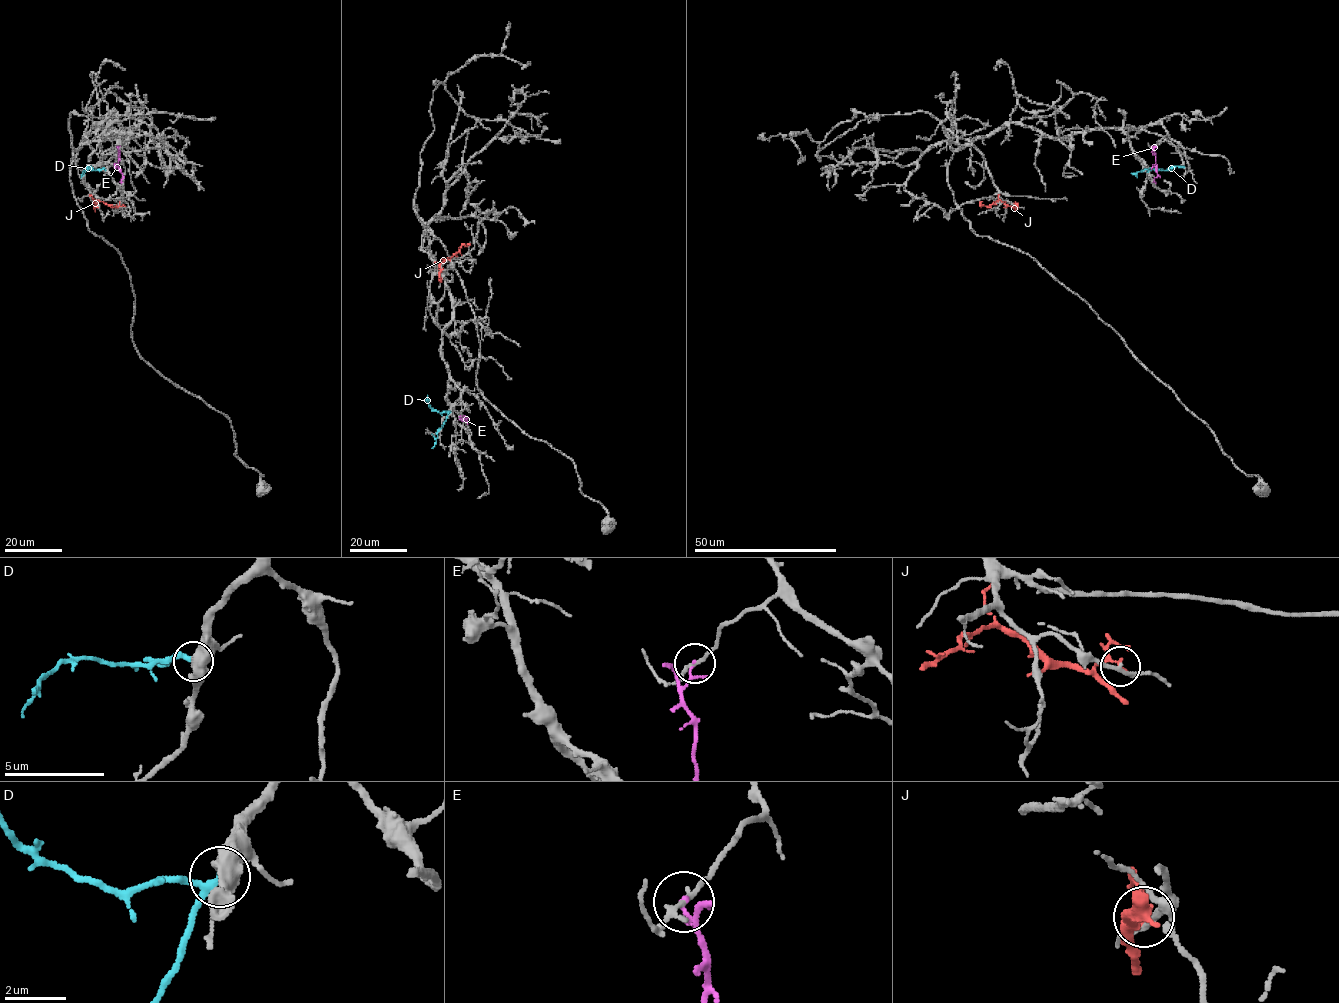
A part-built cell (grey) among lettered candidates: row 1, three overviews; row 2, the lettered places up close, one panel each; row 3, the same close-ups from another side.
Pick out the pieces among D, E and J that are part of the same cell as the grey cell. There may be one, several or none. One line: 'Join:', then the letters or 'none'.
Join: D

